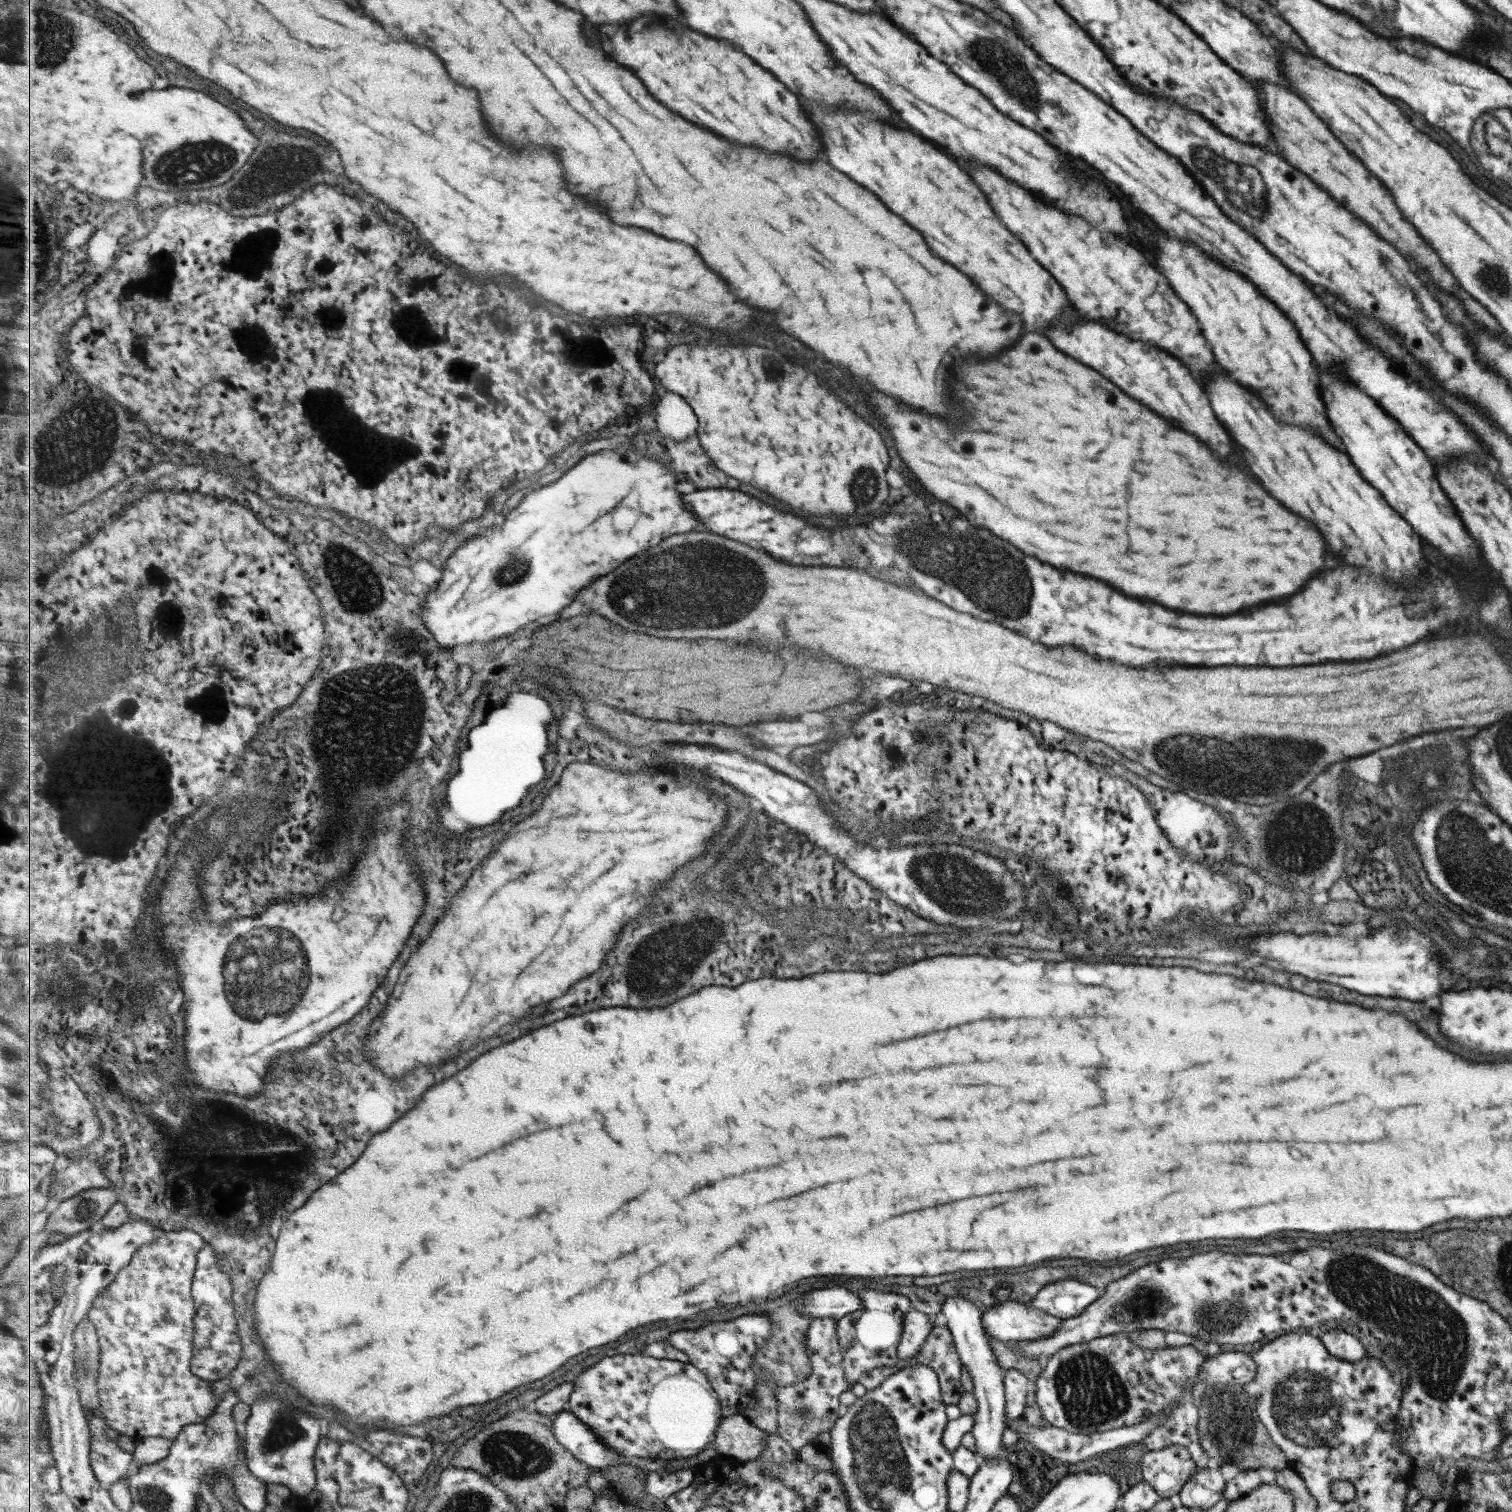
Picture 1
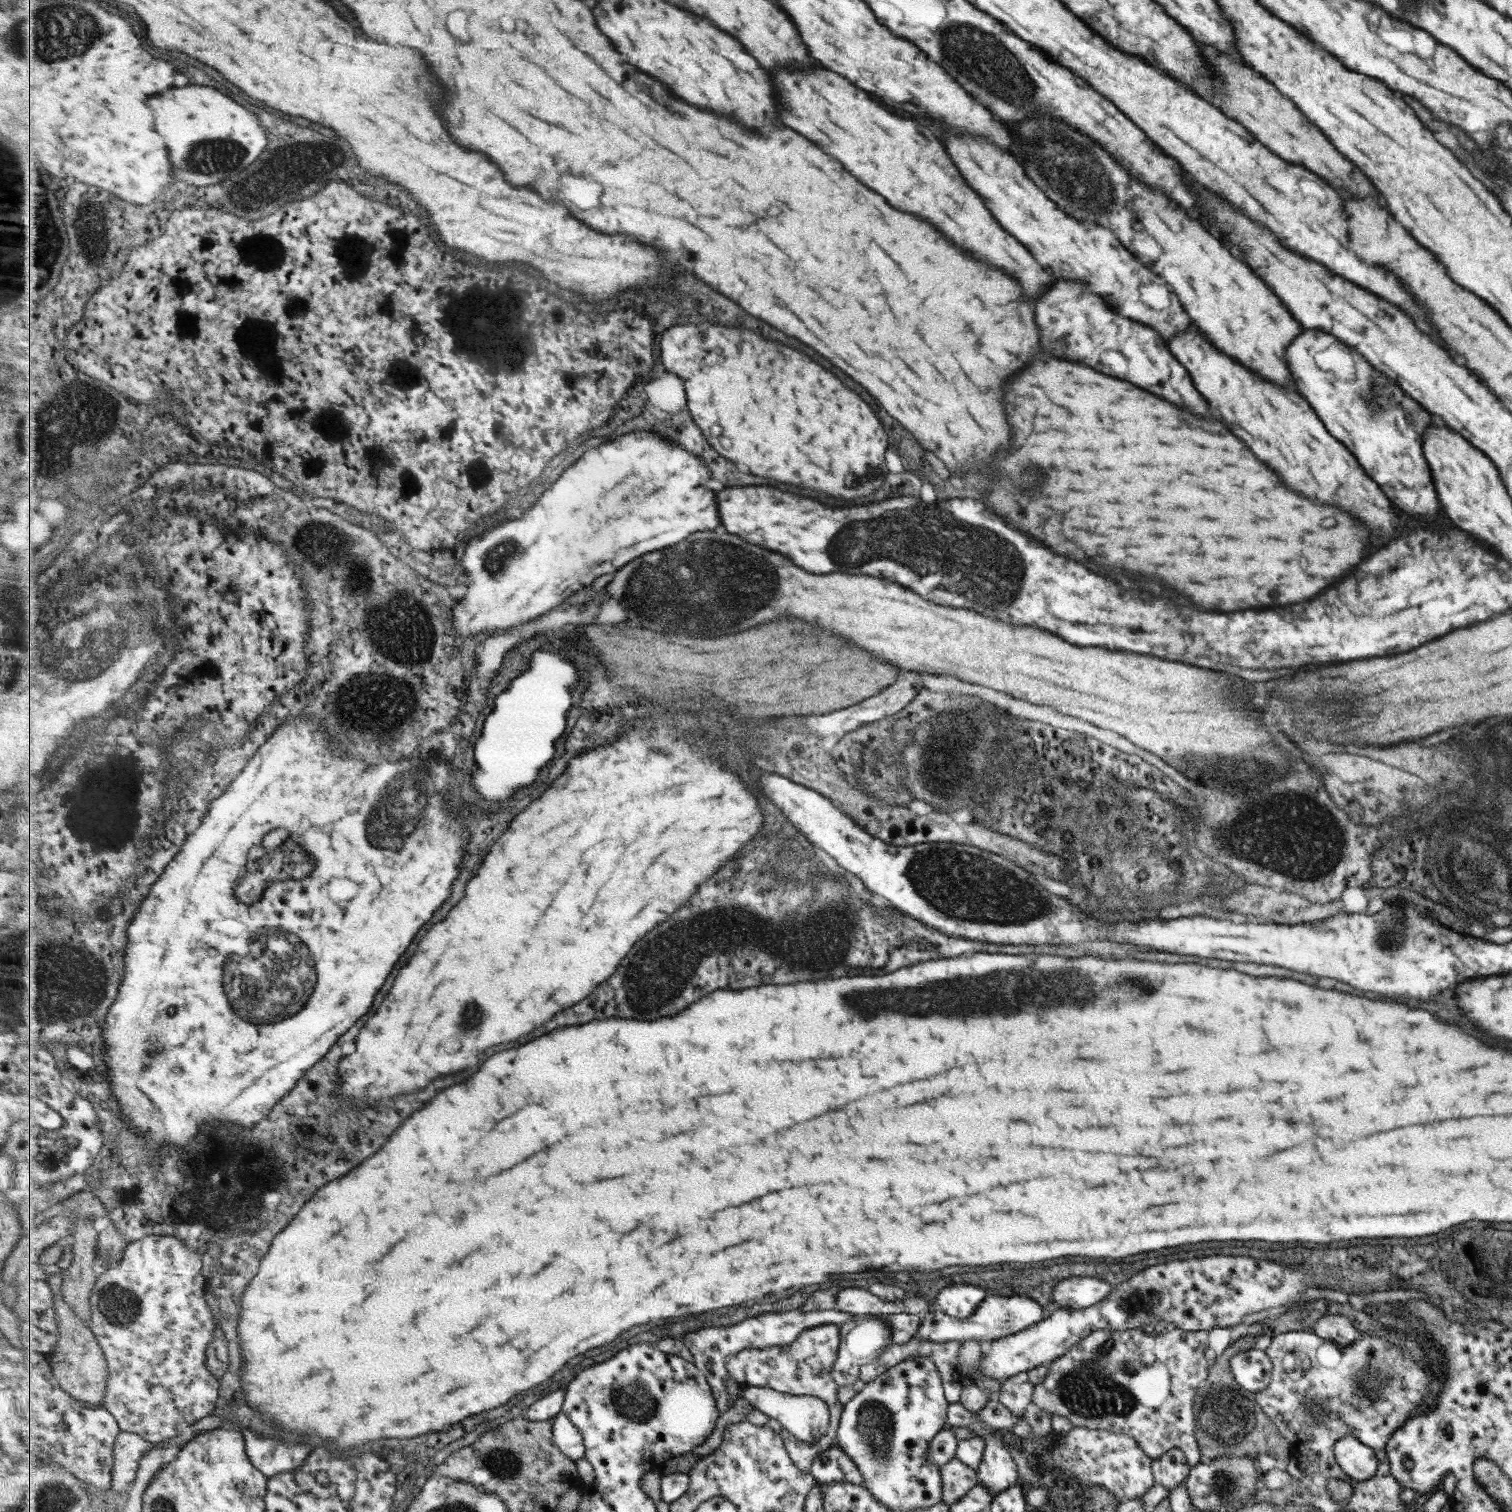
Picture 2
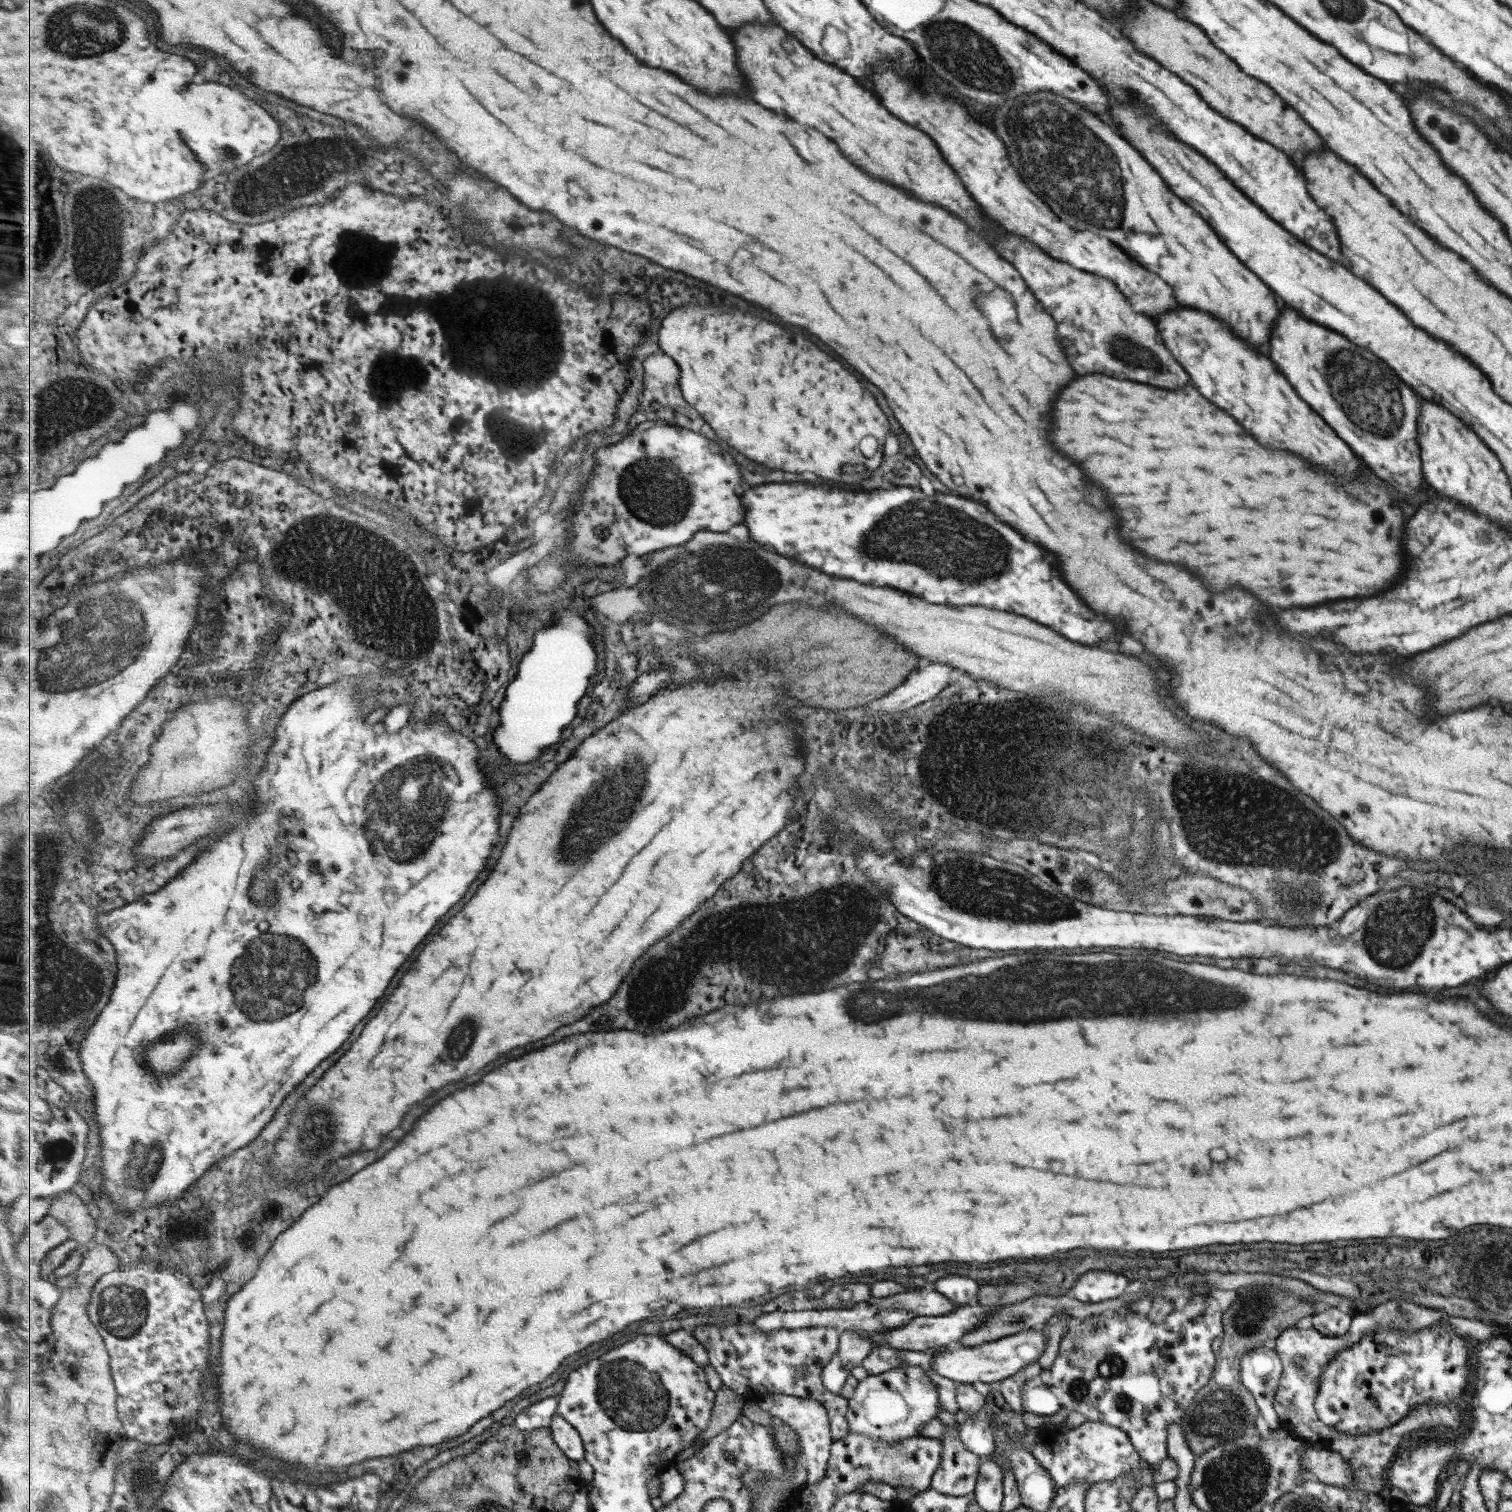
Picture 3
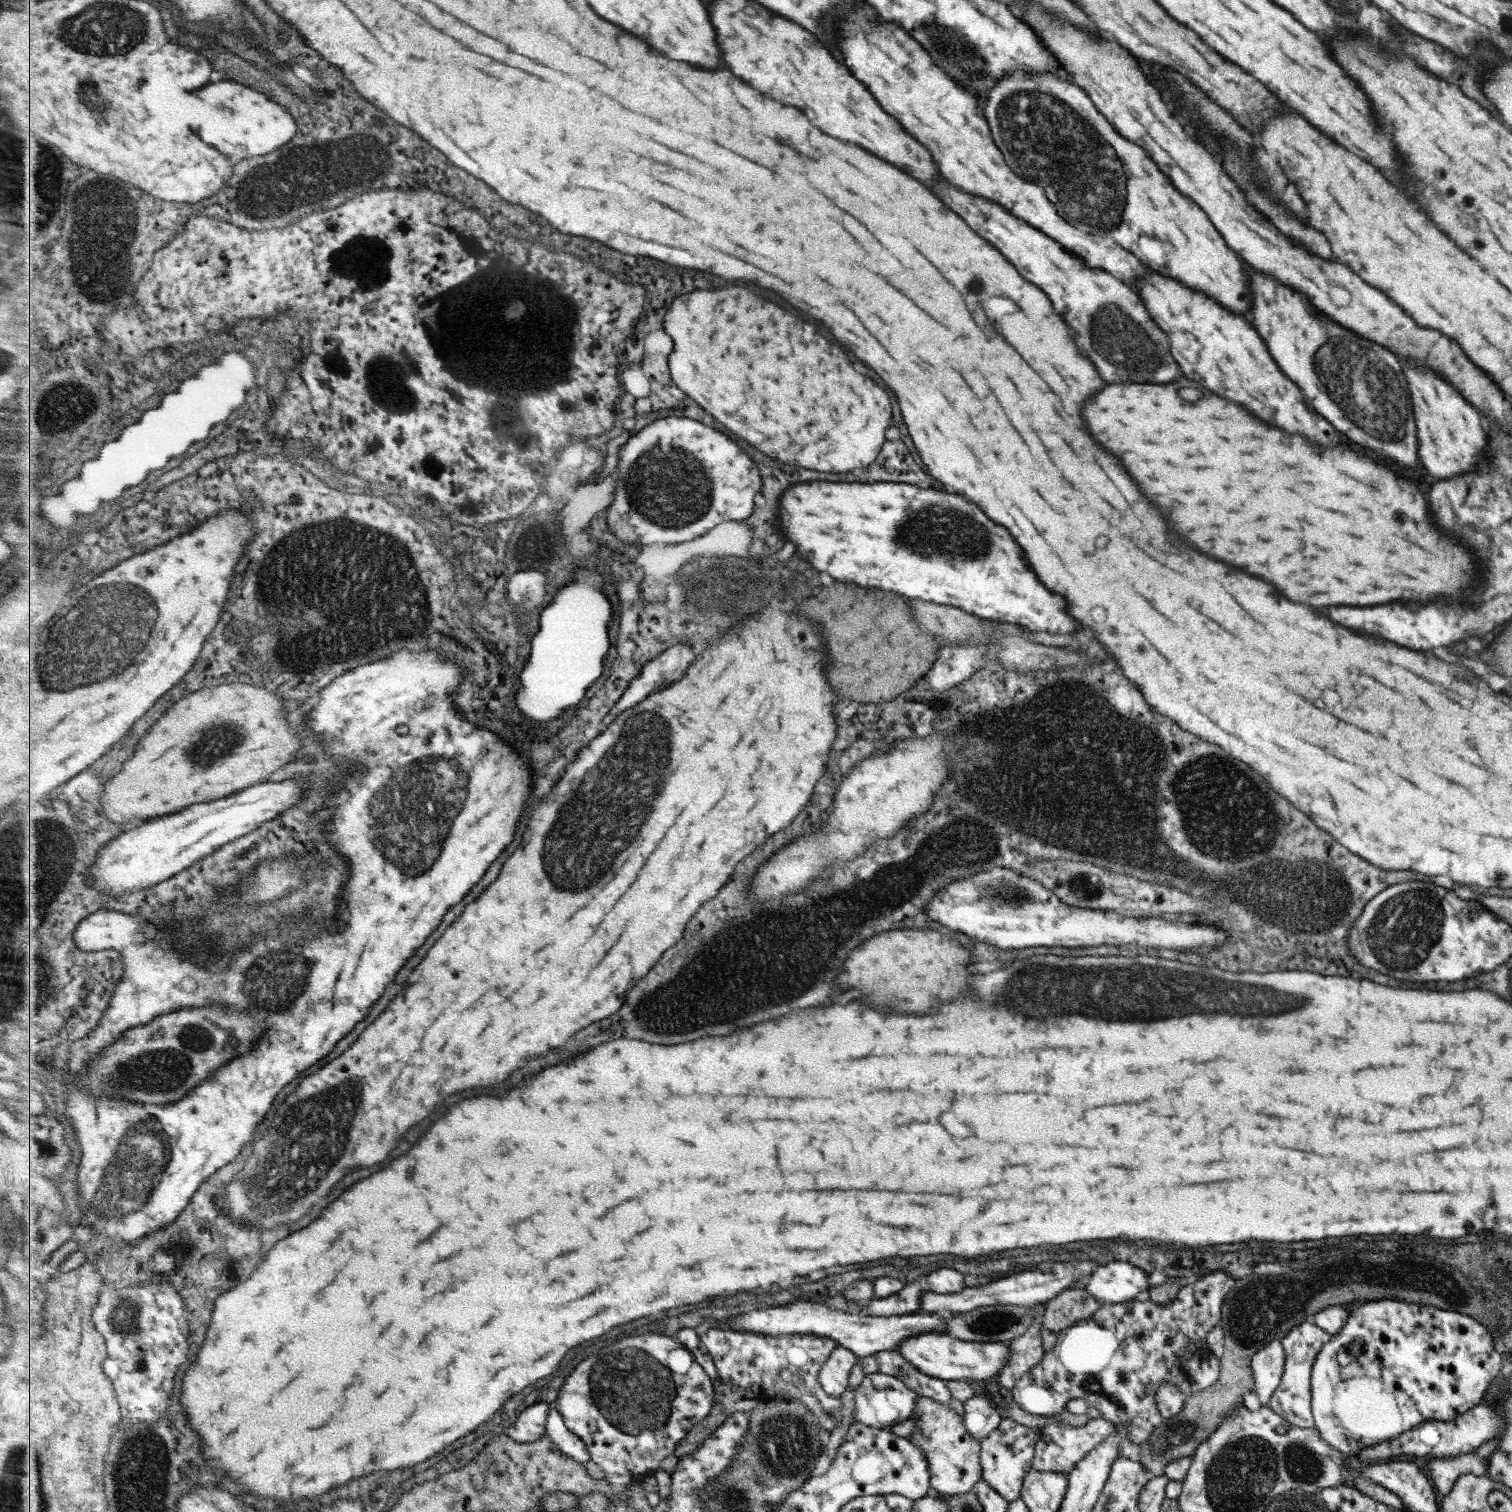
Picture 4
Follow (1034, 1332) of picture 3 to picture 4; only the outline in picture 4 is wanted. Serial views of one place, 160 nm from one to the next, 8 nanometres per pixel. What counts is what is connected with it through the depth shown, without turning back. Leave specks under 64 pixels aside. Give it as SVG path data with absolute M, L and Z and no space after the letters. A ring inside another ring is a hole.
M920 1332L898 1344L896 1350L920 1373L941 1380L959 1380L973 1383L998 1376L1008 1360L1007 1342L967 1342L951 1338L945 1332Z

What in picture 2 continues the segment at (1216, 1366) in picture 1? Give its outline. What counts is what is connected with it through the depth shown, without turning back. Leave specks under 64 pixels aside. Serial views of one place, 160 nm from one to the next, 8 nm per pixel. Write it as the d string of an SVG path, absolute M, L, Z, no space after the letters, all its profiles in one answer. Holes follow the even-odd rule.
M1251 1348L1234 1354L1228 1360L1228 1369L1234 1381L1253 1394L1263 1390L1270 1381L1271 1363L1259 1349Z

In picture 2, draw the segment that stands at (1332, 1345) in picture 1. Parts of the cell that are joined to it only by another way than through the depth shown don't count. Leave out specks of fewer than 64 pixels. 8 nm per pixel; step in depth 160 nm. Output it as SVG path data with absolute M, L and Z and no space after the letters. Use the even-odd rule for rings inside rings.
M1327 1315L1320 1317L1312 1326L1315 1335L1341 1346L1351 1344L1359 1335L1351 1322L1343 1315Z

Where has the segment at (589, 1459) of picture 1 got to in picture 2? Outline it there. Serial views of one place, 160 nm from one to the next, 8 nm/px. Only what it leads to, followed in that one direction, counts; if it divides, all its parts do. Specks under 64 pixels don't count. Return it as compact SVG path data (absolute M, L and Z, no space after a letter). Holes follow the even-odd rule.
M561 1412L553 1418L554 1441L564 1455L574 1460L586 1458L586 1446L584 1436L575 1423Z

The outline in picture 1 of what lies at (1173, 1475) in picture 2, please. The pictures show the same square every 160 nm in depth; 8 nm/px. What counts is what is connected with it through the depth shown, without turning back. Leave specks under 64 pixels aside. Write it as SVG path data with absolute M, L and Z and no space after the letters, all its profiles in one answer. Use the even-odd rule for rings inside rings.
M1169 1445L1158 1451L1147 1451L1140 1460L1141 1478L1161 1499L1177 1496L1184 1482L1197 1471L1188 1450L1183 1445Z

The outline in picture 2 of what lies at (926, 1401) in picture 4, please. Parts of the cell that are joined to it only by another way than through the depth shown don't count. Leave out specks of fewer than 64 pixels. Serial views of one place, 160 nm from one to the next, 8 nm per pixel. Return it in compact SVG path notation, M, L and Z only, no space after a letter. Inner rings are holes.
M953 1457L939 1469L942 1502L949 1506L959 1500L978 1482L976 1471Z

